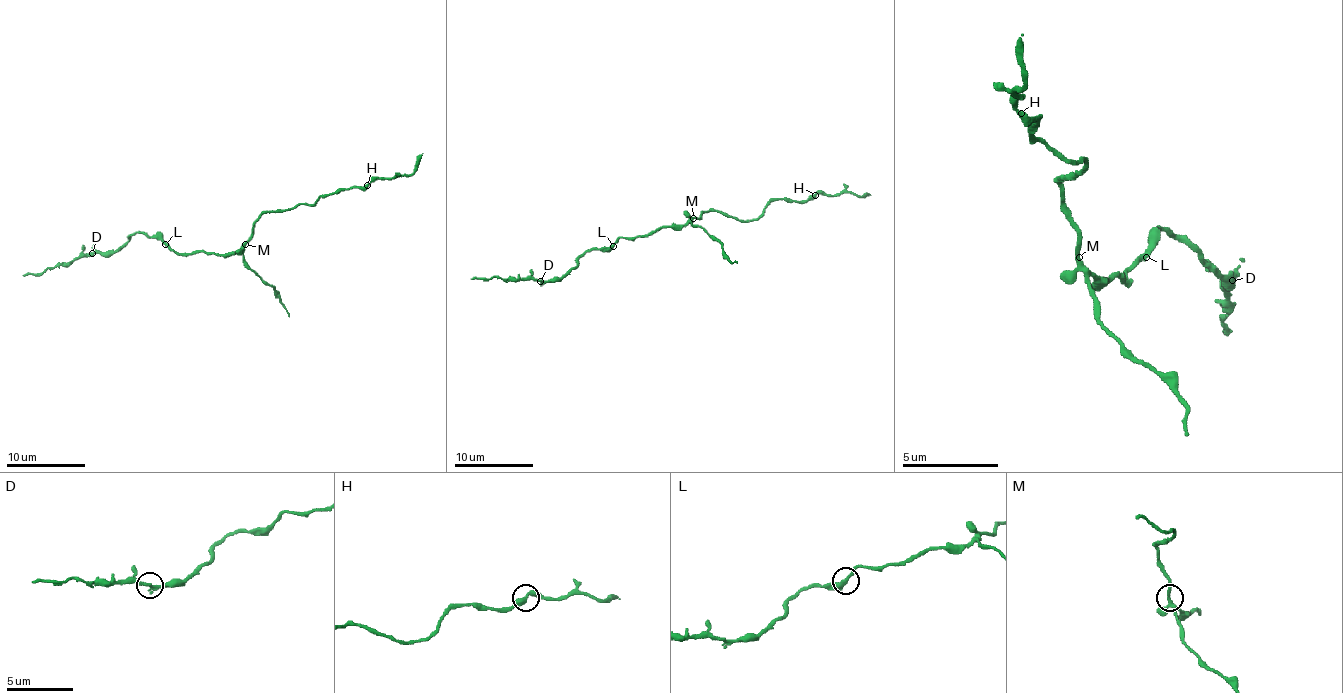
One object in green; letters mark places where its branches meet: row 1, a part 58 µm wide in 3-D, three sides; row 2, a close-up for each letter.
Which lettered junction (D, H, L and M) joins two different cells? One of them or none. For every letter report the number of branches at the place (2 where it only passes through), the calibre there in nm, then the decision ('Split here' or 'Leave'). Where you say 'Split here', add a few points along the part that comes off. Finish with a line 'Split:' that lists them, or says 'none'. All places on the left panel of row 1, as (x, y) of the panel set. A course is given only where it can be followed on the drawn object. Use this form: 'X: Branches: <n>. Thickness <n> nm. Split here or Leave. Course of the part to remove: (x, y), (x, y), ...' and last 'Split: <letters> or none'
D: Branches: 3. Thickness 240 nm. Split here. Course of the part to remove: (92, 254), (47, 267), (41, 273), (23, 275)
H: Branches: 2. Thickness 340 nm. Leave
L: Branches: 2. Thickness 280 nm. Leave
M: Branches: 3. Thickness 240 nm. Leave
Split: D

